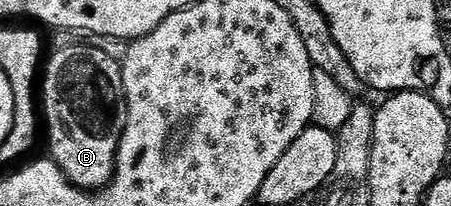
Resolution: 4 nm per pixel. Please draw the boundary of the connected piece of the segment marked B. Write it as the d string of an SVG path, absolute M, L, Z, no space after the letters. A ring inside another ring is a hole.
M70 43L55 54L50 54L41 77L41 113L45 118L45 133L51 144L50 160L58 165L79 189L103 189L115 174L115 152L127 126L127 96L123 90L123 71L120 62L109 59L97 47Z

